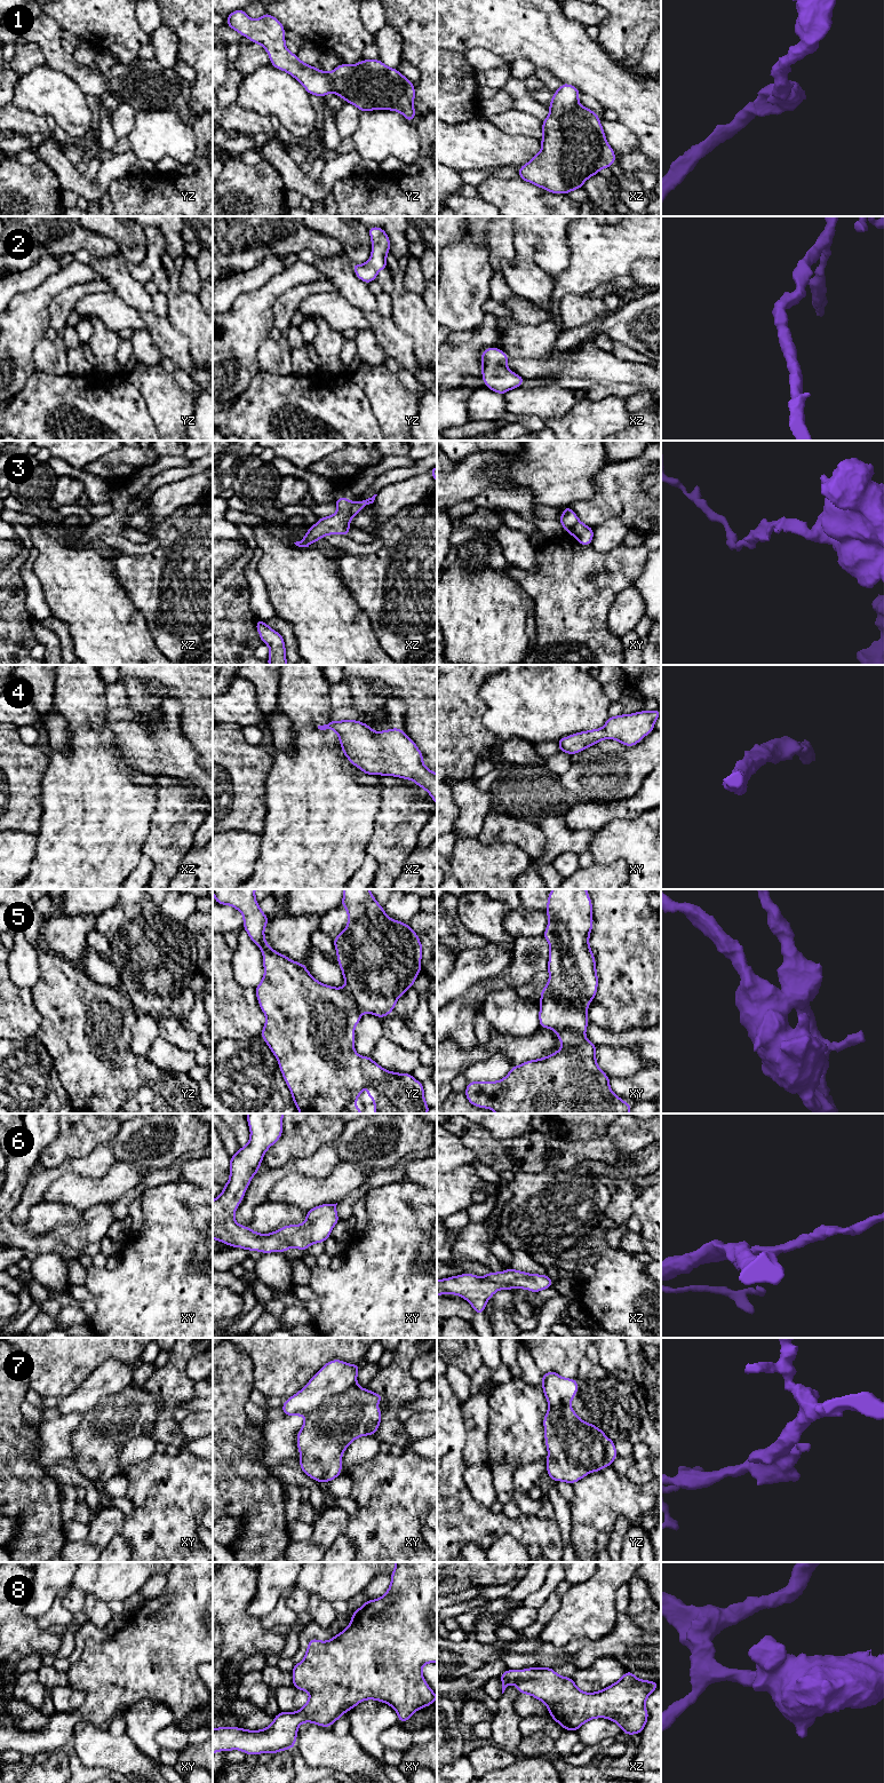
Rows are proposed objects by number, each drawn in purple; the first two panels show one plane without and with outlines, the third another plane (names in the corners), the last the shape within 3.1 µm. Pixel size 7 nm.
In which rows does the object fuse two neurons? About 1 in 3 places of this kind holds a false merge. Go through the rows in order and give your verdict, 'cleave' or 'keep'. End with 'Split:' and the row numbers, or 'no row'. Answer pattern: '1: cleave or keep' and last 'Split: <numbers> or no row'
1: keep
2: keep
3: cleave
4: keep
5: cleave
6: keep
7: cleave
8: keep
Split: 3, 5, 7

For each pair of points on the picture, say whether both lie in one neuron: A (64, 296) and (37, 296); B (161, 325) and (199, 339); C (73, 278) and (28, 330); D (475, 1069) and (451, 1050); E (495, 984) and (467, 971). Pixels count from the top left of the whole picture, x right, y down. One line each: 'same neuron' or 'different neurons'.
A: different neurons
B: different neurons
C: same neuron
D: different neurons
E: different neurons

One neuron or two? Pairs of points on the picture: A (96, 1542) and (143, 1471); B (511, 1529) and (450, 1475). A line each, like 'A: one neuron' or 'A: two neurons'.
A: two neurons
B: one neuron

